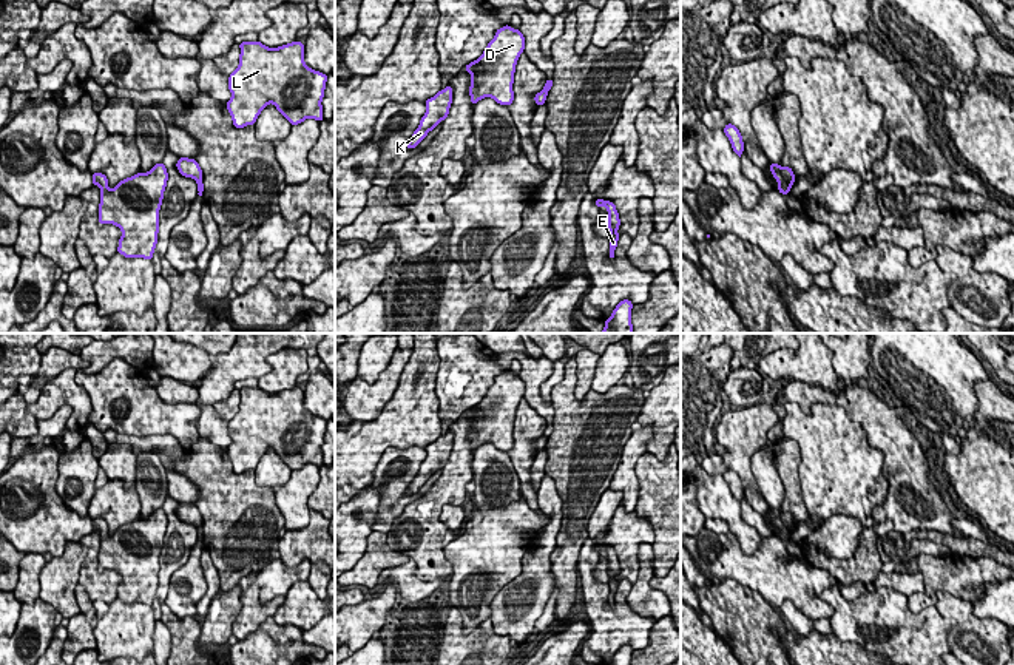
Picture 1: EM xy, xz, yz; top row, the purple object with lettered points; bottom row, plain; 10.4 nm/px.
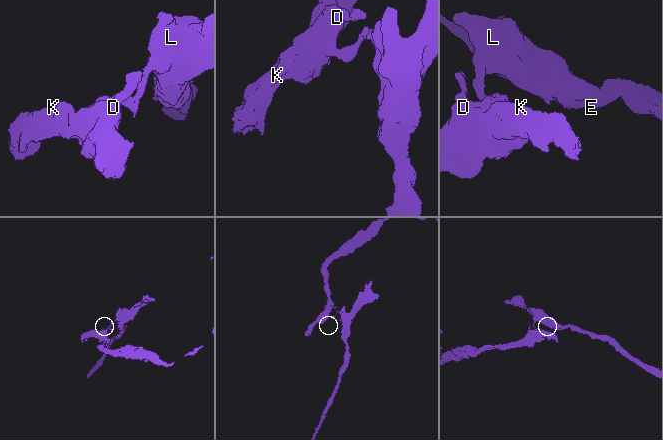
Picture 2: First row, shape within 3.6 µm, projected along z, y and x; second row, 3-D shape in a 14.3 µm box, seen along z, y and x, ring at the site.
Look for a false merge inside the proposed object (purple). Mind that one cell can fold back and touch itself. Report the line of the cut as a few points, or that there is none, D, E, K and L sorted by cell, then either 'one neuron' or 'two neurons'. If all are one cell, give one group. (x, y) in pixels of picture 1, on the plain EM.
yz (778, 513), (783, 525), (790, 531) | D K / E L | two neurons

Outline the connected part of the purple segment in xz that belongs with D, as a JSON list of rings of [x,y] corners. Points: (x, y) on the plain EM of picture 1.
[[[509,370],[495,376],[483,400],[465,415],[471,420],[469,441],[475,451],[492,443],[500,451],[514,447],[514,418],[520,400],[525,397],[525,381]]]

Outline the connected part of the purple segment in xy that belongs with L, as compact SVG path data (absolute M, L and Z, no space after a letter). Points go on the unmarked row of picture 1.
M295 386L278 393L261 387L239 389L239 410L228 421L232 444L225 449L235 474L255 471L261 457L273 449L298 471L312 463L323 468L327 420L304 407L304 389Z

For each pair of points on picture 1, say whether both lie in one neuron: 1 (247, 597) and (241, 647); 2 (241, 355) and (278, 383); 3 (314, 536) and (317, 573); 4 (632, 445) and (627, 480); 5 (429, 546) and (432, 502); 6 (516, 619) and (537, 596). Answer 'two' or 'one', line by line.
1: two
2: two
3: one
4: one
5: one
6: one

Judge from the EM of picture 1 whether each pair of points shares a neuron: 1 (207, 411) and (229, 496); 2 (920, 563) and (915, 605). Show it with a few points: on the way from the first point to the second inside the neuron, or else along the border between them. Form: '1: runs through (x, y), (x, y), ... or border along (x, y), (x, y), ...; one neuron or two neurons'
1: border along (201, 437), (224, 449); two neurons
2: runs through (929, 574), (929, 591), (926, 594); one neuron

